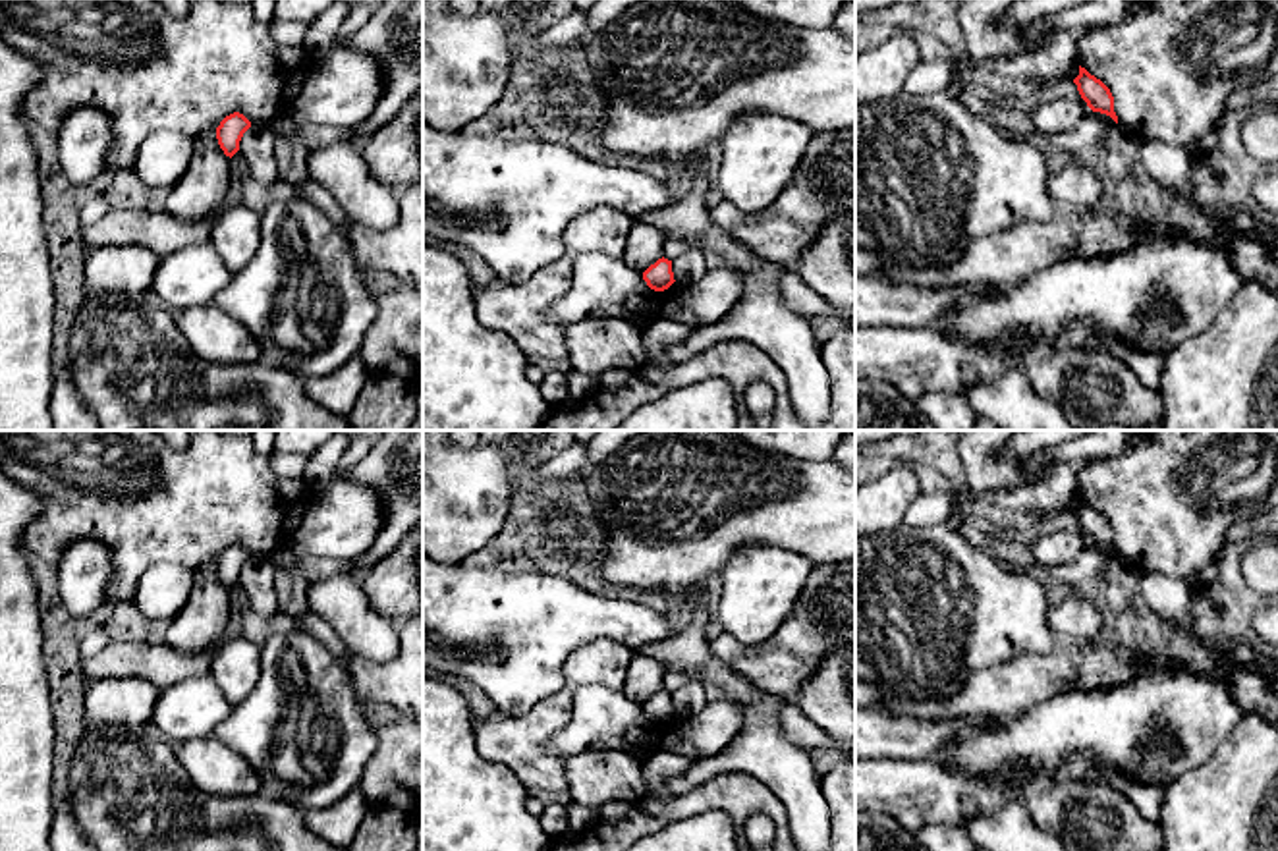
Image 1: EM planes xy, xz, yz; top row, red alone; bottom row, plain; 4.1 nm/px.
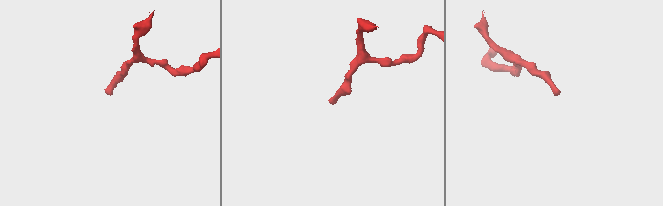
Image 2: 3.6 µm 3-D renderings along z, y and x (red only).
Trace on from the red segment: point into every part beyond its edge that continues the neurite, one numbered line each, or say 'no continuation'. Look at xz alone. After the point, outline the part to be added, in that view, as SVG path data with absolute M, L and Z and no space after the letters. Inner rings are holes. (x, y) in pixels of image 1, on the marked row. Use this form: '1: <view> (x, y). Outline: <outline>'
no continuation

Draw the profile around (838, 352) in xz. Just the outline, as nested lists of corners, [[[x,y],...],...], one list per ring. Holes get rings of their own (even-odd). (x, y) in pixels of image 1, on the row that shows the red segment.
[[[836,322],[822,345],[822,361],[830,374],[832,413],[815,430],[855,430],[855,330]]]

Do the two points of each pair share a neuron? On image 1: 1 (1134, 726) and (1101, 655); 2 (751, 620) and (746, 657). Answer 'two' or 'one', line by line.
1: two
2: two

